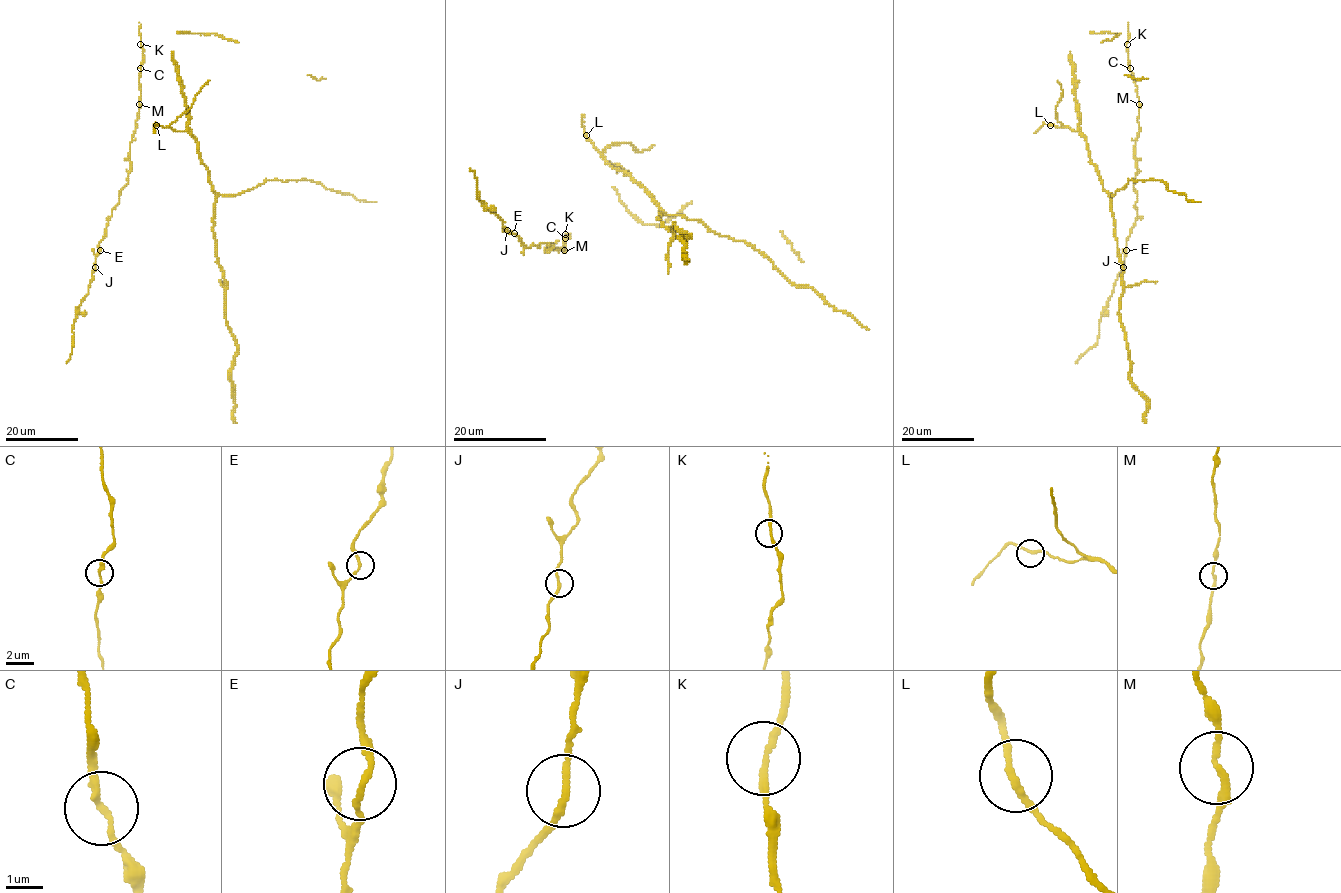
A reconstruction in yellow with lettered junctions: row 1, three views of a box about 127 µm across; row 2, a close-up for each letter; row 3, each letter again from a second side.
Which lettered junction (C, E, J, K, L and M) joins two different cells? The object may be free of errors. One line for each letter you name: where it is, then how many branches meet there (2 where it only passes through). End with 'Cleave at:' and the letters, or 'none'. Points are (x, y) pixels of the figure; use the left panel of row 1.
J: (95, 267) | 2
Cleave at: J

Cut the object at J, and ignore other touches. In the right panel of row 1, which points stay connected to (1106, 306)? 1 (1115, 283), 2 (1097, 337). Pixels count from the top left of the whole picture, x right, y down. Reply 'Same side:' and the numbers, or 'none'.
Same side: 1, 2

